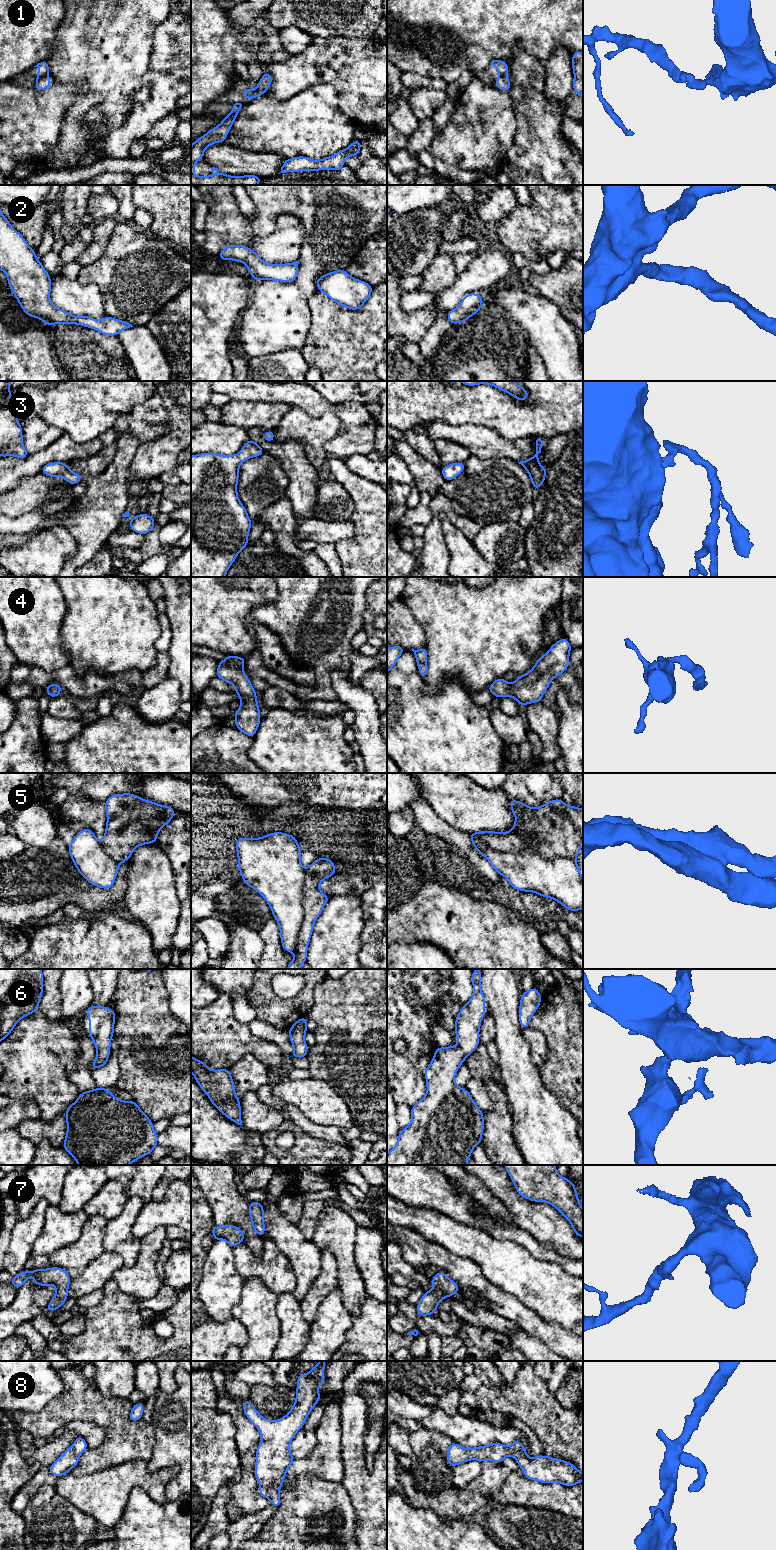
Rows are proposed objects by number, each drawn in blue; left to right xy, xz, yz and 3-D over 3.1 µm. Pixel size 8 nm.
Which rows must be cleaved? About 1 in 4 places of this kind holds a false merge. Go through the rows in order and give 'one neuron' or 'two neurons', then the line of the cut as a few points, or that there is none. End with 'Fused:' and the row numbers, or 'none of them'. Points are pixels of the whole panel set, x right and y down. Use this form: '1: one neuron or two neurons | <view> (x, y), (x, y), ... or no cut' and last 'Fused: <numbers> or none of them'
1: one neuron | no cut
2: one neuron | no cut
3: one neuron | no cut
4: one neuron | no cut
5: two neurons | yz (478, 832), (495, 850), (531, 849), (545, 857), (574, 859)
6: one neuron | no cut
7: one neuron | no cut
8: one neuron | no cut
Fused: 5

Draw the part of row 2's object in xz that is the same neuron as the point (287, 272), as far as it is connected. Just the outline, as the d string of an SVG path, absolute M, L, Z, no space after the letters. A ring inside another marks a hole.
M229 245L222 249L218 257L223 260L240 261L250 271L250 276L255 280L275 280L290 283L296 280L299 260L286 264L268 264L248 246Z

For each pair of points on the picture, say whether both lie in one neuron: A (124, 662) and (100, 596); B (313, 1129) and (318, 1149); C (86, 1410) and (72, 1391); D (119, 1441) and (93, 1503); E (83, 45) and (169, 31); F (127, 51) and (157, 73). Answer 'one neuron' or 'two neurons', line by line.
A: one neuron
B: two neurons
C: one neuron
D: two neurons
E: two neurons
F: two neurons

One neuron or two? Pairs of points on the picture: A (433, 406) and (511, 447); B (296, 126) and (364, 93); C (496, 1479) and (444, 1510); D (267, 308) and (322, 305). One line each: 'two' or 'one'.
A: two
B: two
C: one
D: two

